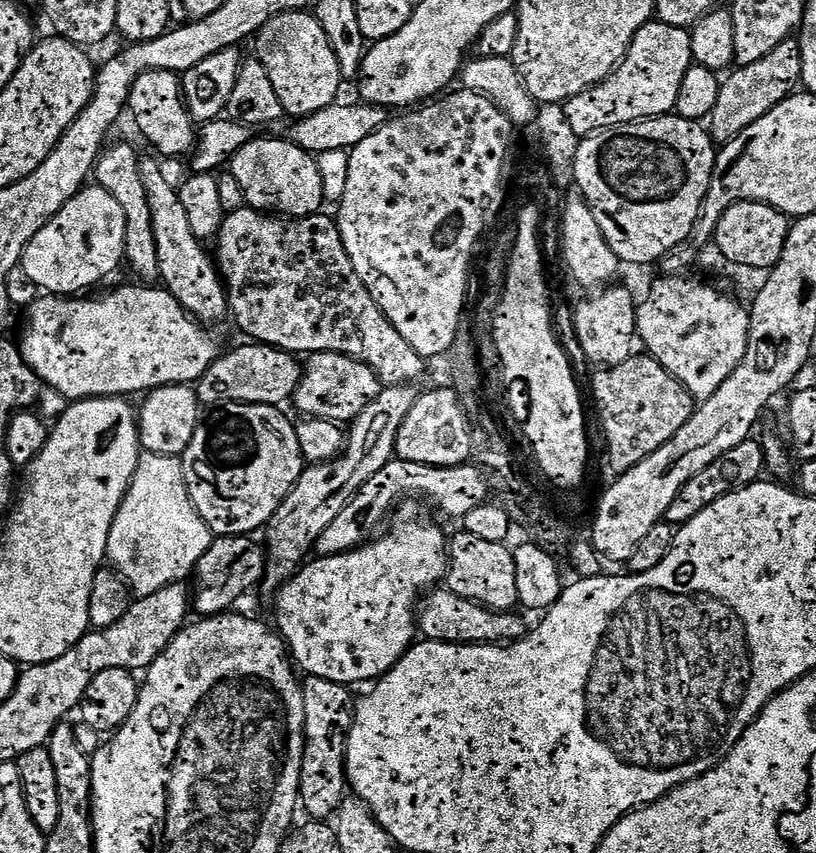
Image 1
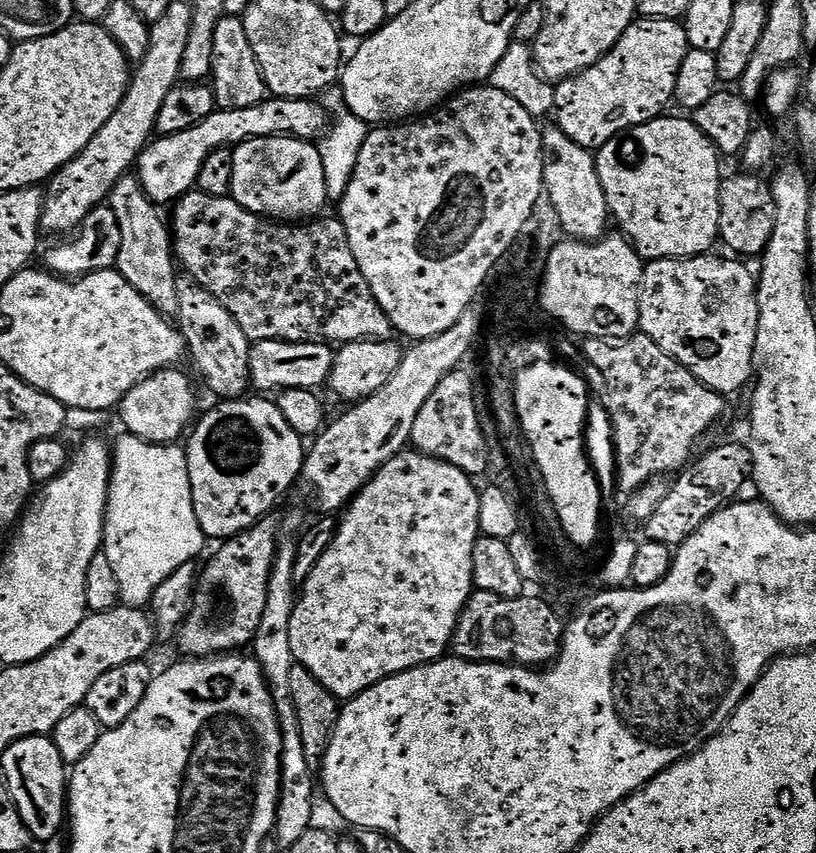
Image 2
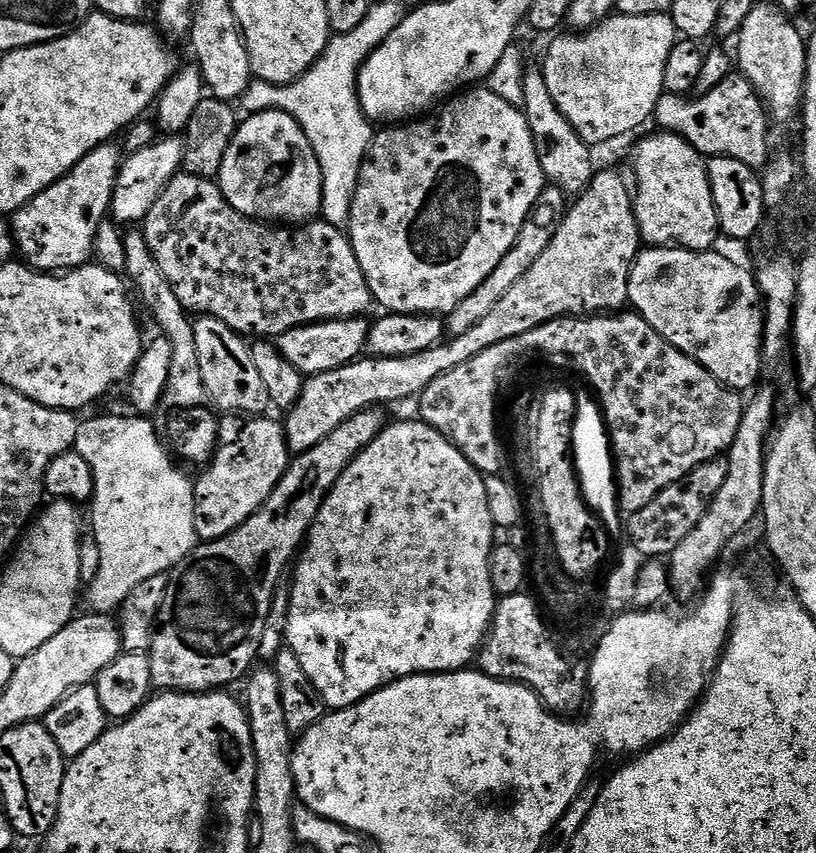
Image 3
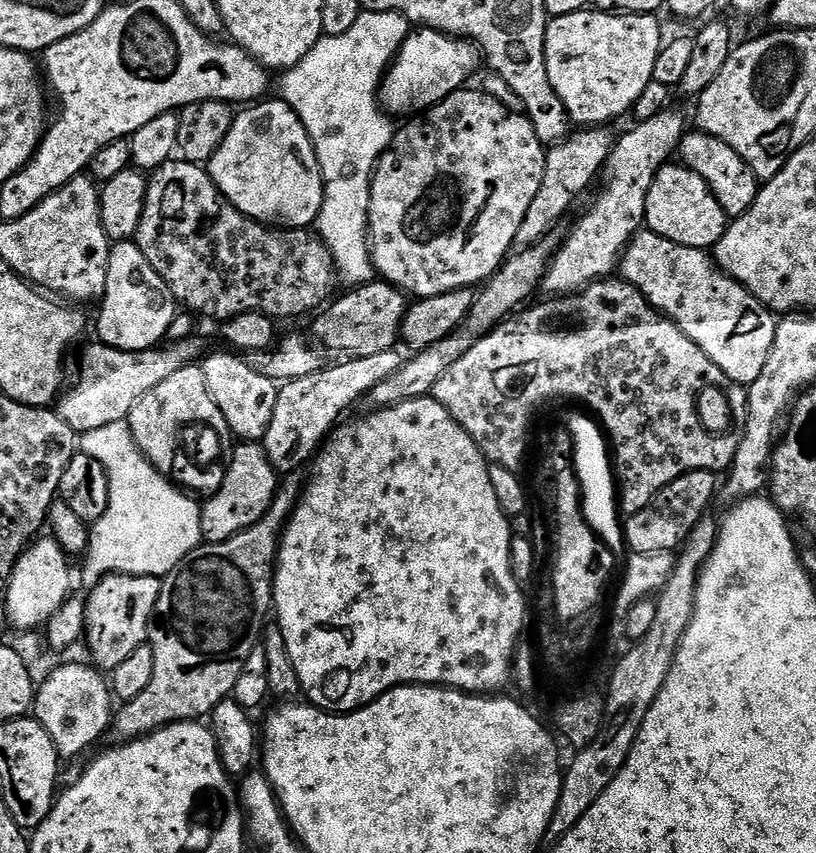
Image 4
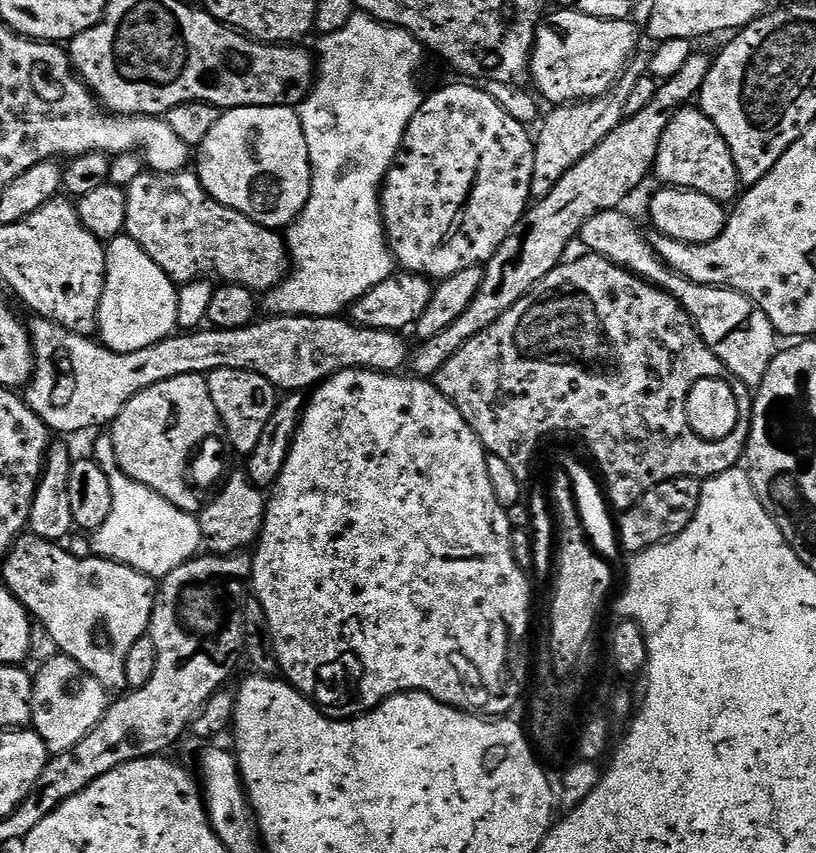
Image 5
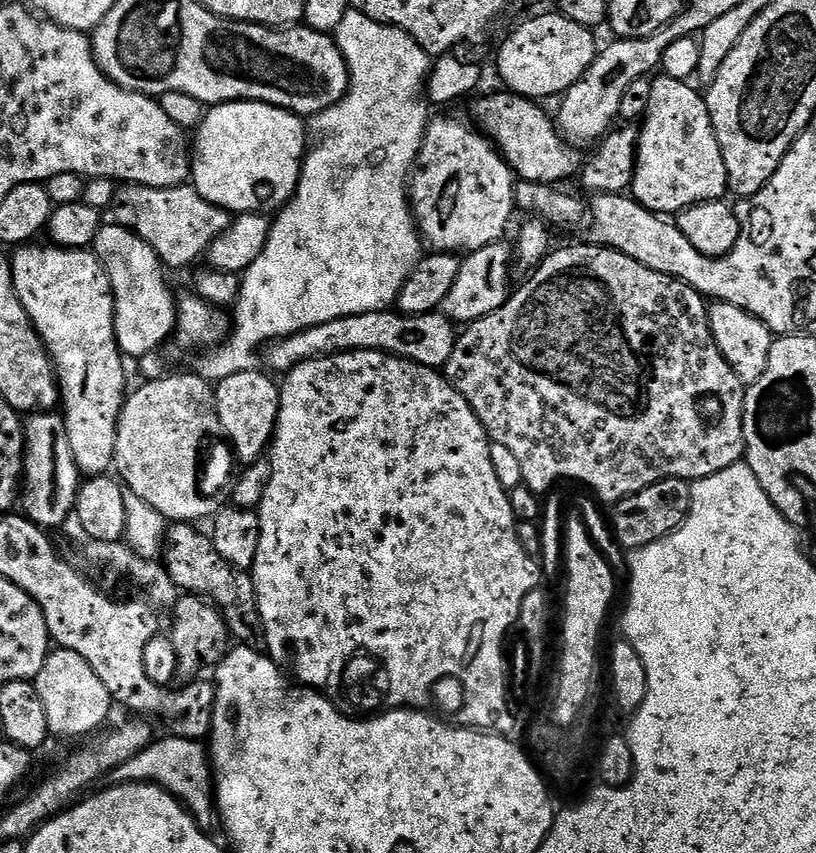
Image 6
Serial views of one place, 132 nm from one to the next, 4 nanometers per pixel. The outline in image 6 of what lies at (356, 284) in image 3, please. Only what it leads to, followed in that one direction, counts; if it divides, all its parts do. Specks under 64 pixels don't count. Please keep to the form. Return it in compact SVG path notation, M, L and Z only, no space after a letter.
M121 183L114 194L110 216L115 223L138 234L138 238L142 238L142 242L146 242L146 246L150 246L150 250L158 254L161 264L168 270L184 268L187 264L194 263L199 256L201 259L207 253L210 242L214 242L214 238L218 238L218 234L222 234L222 230L226 230L230 223L230 213L226 209L206 202L206 198L202 198L202 194L198 194L192 186L151 188L141 184Z

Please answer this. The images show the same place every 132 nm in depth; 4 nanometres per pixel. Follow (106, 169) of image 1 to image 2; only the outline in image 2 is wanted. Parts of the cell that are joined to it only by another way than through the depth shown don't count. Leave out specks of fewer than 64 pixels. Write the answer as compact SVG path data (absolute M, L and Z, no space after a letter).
M135 174L118 178L111 194L108 195L106 204L114 210L114 218L118 218L118 231L122 233L122 246L118 246L115 271L120 272L122 278L126 278L126 282L130 282L130 286L134 286L134 290L138 290L138 294L142 294L142 298L146 298L146 302L154 306L154 310L158 310L163 316L175 318L178 314L180 291L178 290L178 261L169 221L165 217L164 220L160 217L161 209L148 197L146 190L142 190L140 177Z

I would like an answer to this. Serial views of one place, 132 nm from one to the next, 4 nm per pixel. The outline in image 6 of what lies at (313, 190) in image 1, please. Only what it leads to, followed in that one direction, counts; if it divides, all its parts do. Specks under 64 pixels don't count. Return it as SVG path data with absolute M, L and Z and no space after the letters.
M234 100L231 104L218 104L209 107L205 111L204 120L200 127L195 129L194 143L190 148L192 157L192 175L190 180L196 192L202 194L202 198L206 198L206 202L216 204L219 208L226 209L230 214L239 214L241 212L275 214L279 212L291 200L292 195L296 192L296 183L300 181L300 169L306 155L306 147L304 148L304 124L305 121L297 116L296 113L287 112L285 108L275 108L273 104L260 104L257 100Z

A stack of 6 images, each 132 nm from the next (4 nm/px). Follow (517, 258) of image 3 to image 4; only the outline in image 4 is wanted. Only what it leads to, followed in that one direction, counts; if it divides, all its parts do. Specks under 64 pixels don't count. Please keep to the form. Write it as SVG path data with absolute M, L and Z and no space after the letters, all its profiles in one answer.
M588 126L573 131L565 140L547 149L542 184L538 186L538 194L534 194L534 202L530 202L530 210L526 210L526 218L522 218L522 226L518 226L517 249L529 248L543 240L557 227L556 223L567 214L572 203L591 186L592 179L601 175L614 143L614 136L608 131L604 126Z

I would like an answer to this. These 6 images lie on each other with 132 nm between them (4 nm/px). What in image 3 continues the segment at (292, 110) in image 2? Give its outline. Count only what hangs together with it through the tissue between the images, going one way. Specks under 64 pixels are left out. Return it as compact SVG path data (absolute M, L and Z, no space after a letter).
M160 138L146 149L127 153L123 157L114 186L111 219L120 226L139 225L148 217L150 210L154 210L154 202L158 202L162 190L166 190L166 186L174 177L181 175L183 166L184 141L180 138Z

